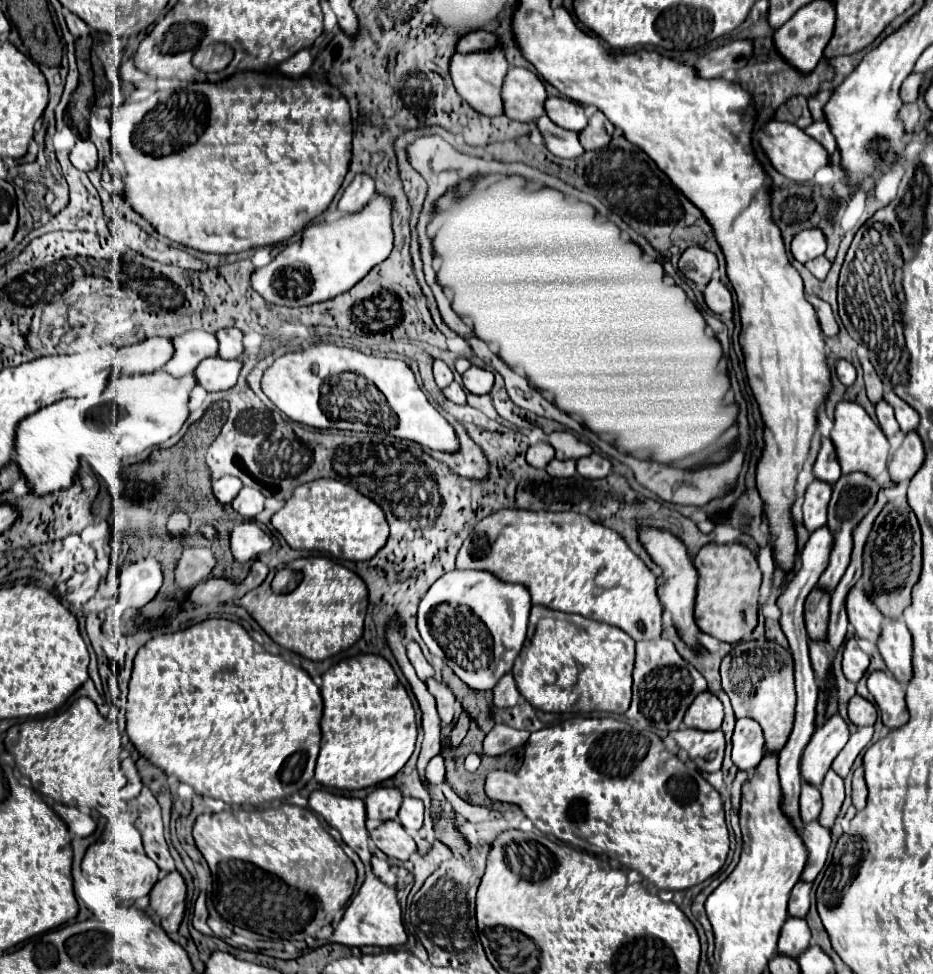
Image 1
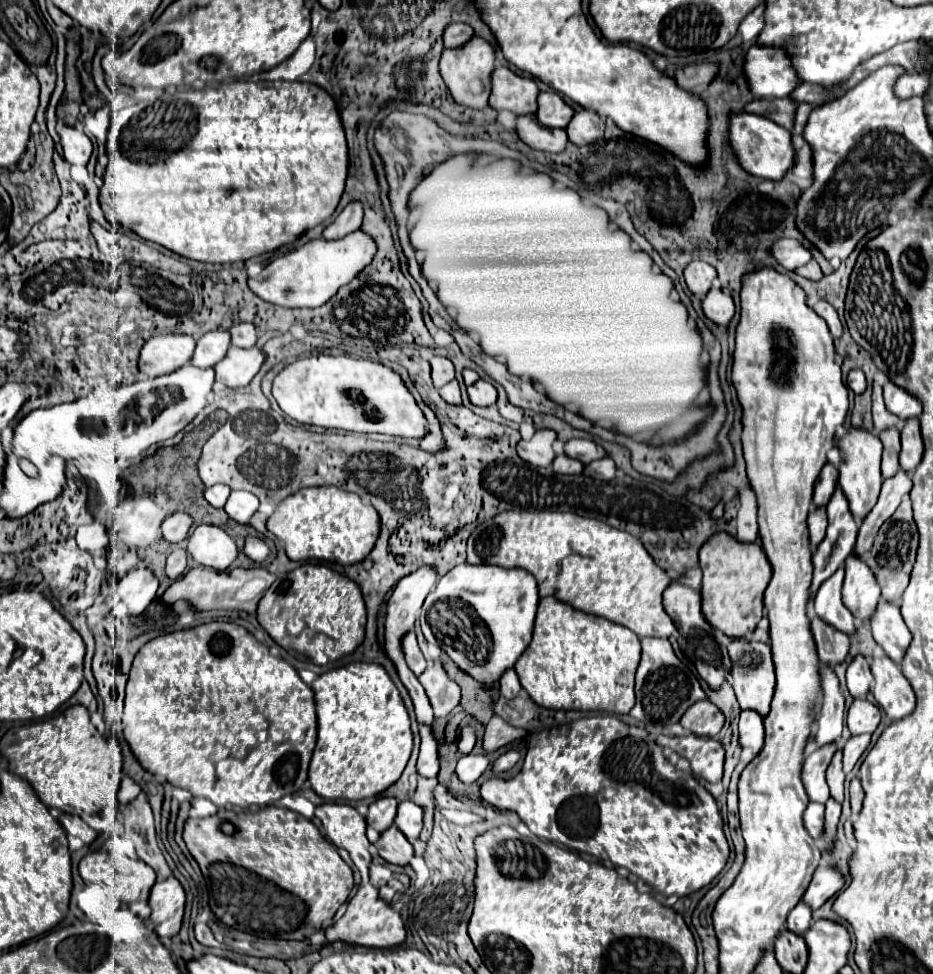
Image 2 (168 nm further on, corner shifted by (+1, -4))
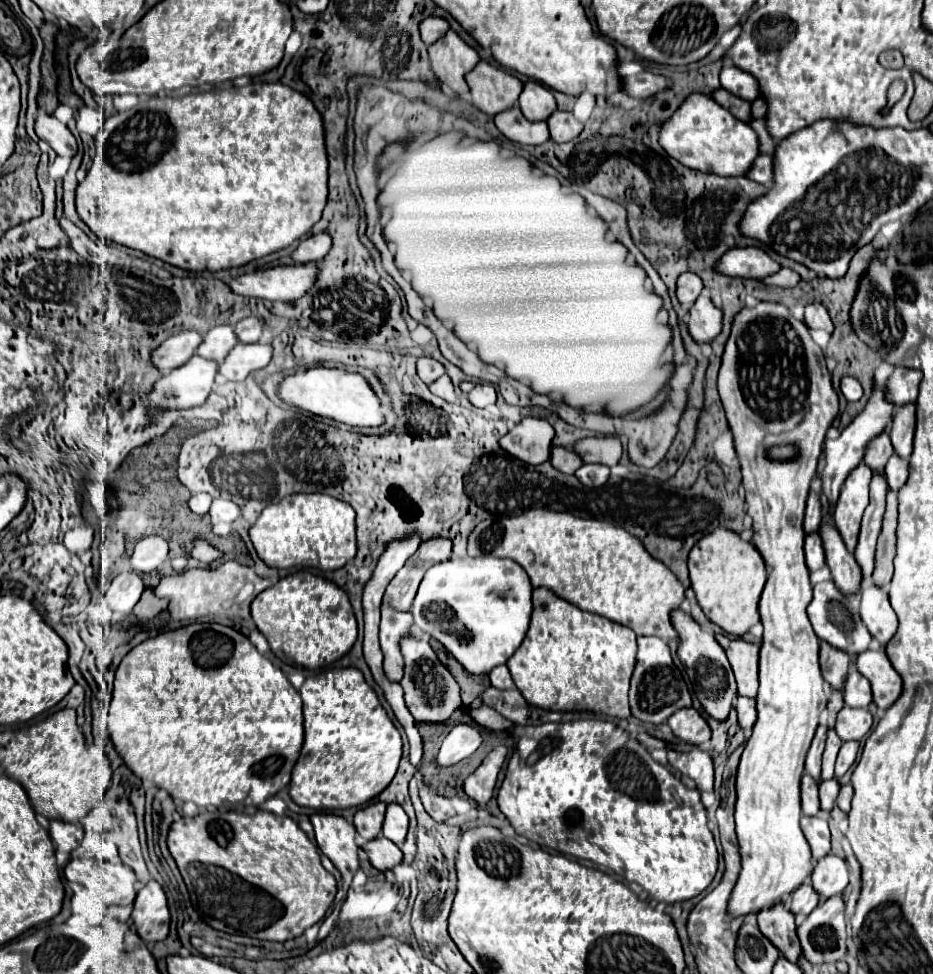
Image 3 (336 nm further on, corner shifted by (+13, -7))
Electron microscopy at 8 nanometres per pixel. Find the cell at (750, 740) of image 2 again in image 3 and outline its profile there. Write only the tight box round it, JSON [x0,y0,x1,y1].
[736,697,756,729]

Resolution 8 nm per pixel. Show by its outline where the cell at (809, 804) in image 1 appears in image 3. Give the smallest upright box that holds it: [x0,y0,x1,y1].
[802,817,830,859]

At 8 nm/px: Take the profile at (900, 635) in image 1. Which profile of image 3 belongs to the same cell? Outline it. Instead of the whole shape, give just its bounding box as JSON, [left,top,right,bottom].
[860,583,898,645]

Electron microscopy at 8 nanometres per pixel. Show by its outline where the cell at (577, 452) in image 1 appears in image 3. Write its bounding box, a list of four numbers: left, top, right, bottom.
[574,437,622,467]

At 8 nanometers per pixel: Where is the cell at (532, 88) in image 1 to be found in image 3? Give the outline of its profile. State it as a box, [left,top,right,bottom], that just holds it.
[466,61,522,115]

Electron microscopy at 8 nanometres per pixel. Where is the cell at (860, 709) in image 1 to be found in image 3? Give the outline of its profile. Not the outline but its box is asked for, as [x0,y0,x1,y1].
[836,707,872,741]

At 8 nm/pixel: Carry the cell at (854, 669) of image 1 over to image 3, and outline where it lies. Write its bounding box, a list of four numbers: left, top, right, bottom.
[844,671,872,707]

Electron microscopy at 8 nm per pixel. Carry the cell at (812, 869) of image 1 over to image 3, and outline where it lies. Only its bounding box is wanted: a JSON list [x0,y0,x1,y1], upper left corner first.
[820,777,840,811]

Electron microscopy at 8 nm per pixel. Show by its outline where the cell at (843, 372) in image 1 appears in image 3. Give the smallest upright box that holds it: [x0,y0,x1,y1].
[840,377,862,401]

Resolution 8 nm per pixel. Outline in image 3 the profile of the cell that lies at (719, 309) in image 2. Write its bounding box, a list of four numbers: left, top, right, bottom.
[688,295,722,343]

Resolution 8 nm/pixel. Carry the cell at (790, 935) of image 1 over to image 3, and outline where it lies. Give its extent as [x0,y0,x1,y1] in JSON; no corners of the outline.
[790,879,820,915]

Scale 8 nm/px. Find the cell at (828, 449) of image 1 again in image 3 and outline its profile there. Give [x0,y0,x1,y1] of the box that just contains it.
[804,491,822,533]

